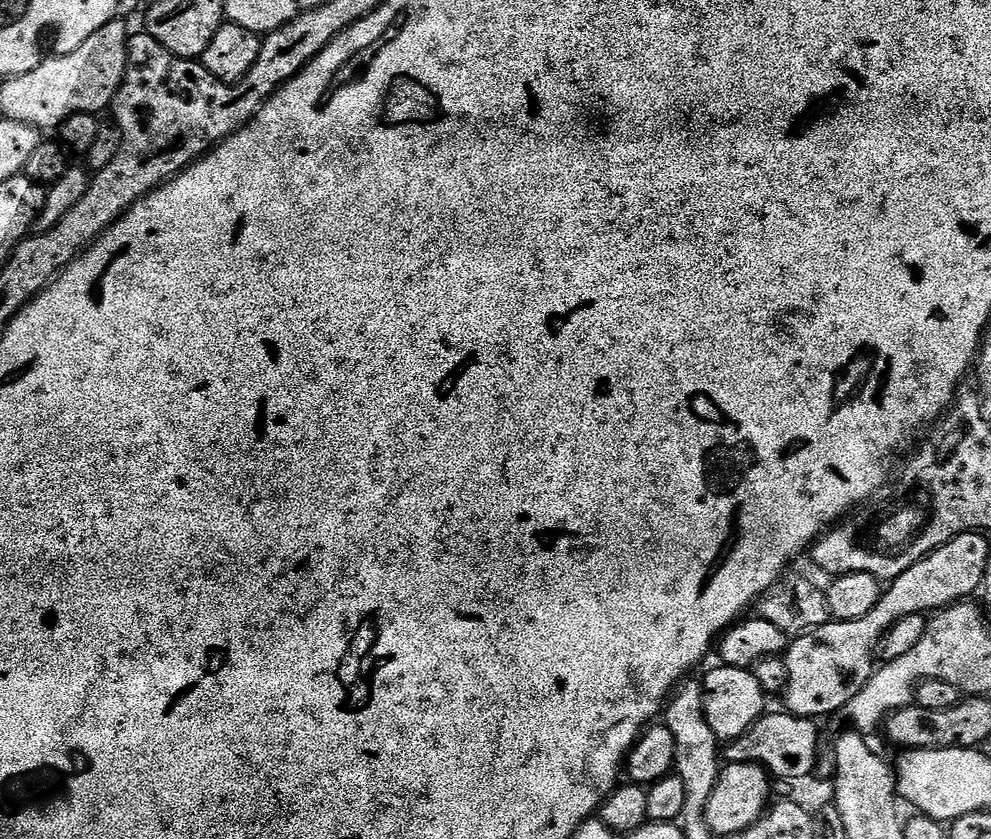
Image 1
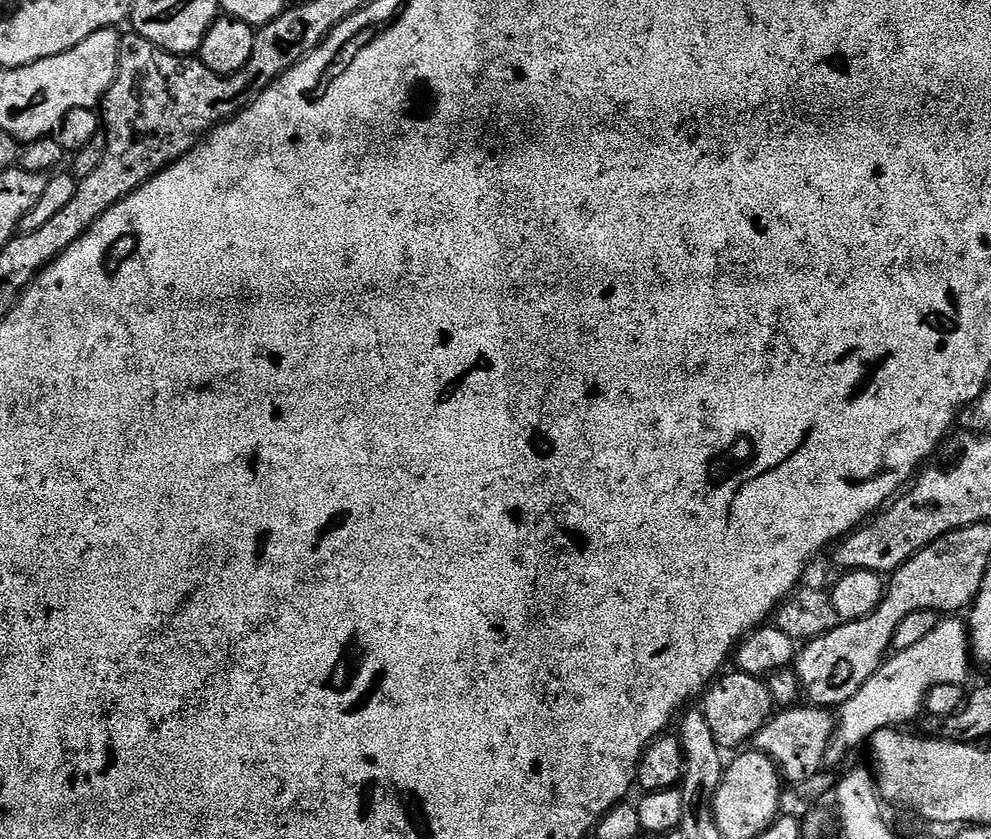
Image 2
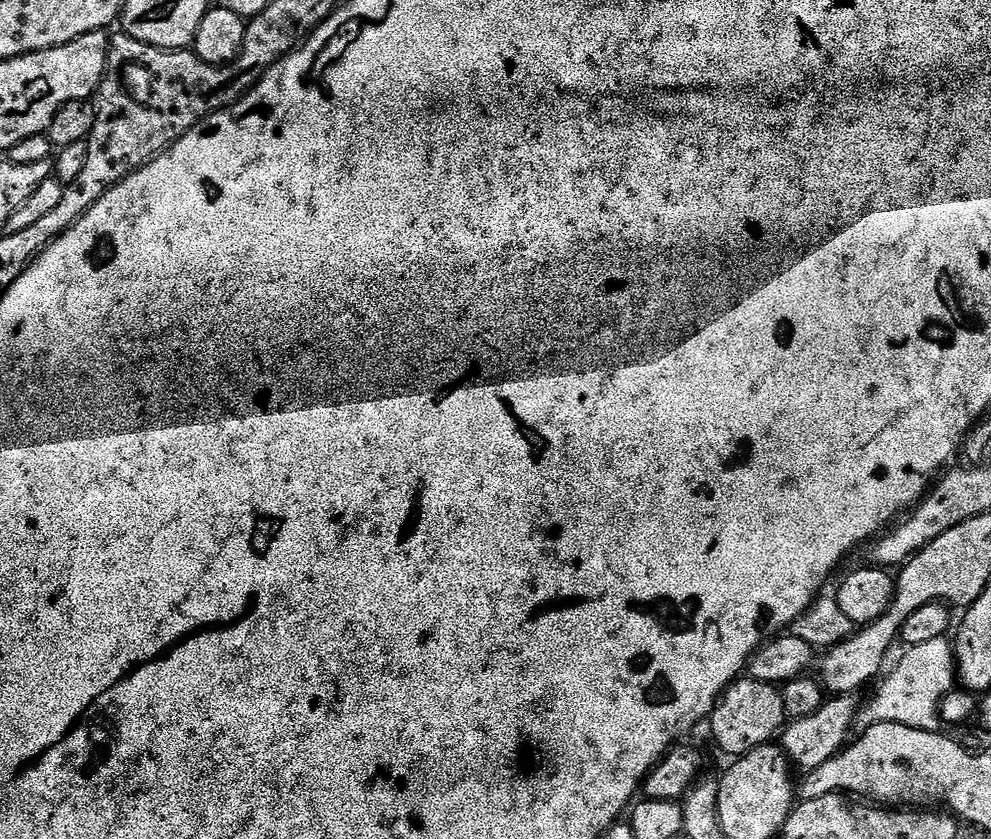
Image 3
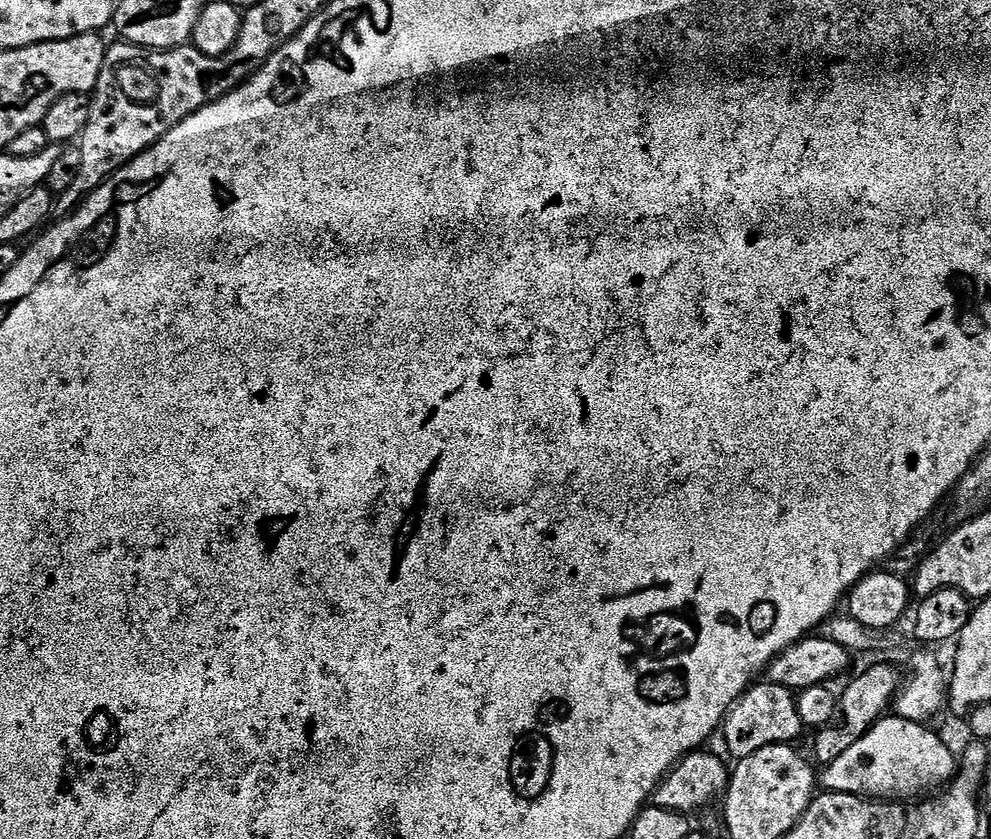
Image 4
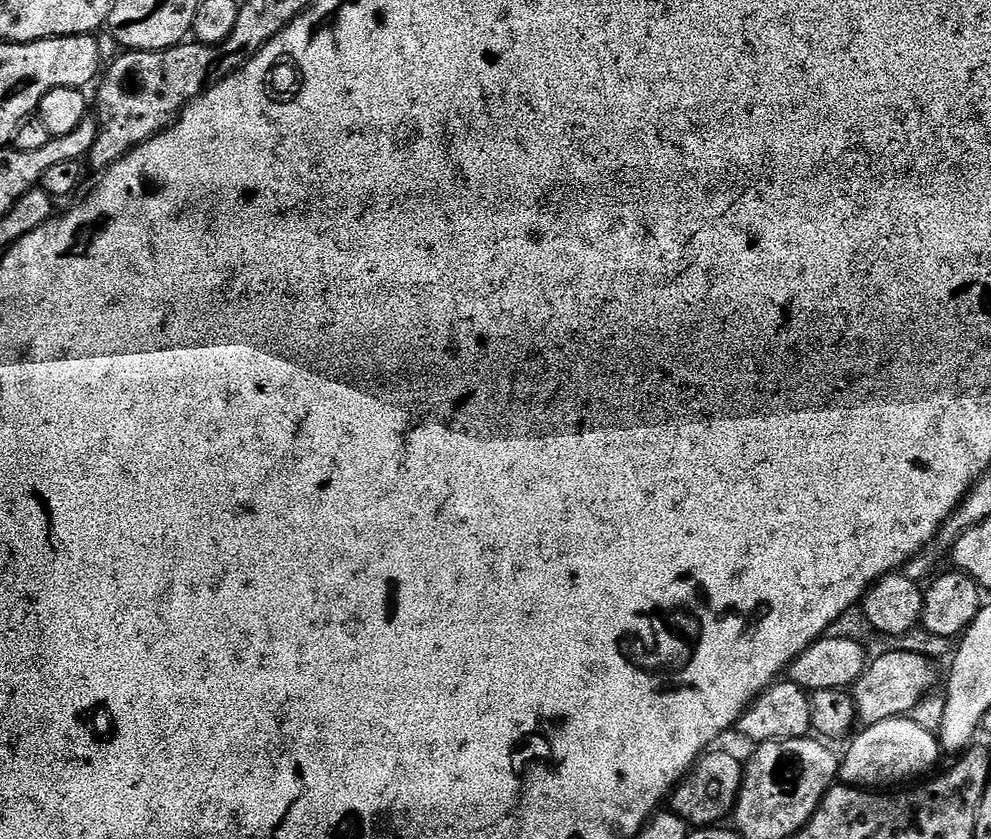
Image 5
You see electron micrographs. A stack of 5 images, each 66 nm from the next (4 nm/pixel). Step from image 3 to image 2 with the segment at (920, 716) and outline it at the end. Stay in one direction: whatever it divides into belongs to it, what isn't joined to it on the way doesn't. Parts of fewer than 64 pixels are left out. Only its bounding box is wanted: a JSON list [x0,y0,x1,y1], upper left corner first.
[824,618,974,770]

